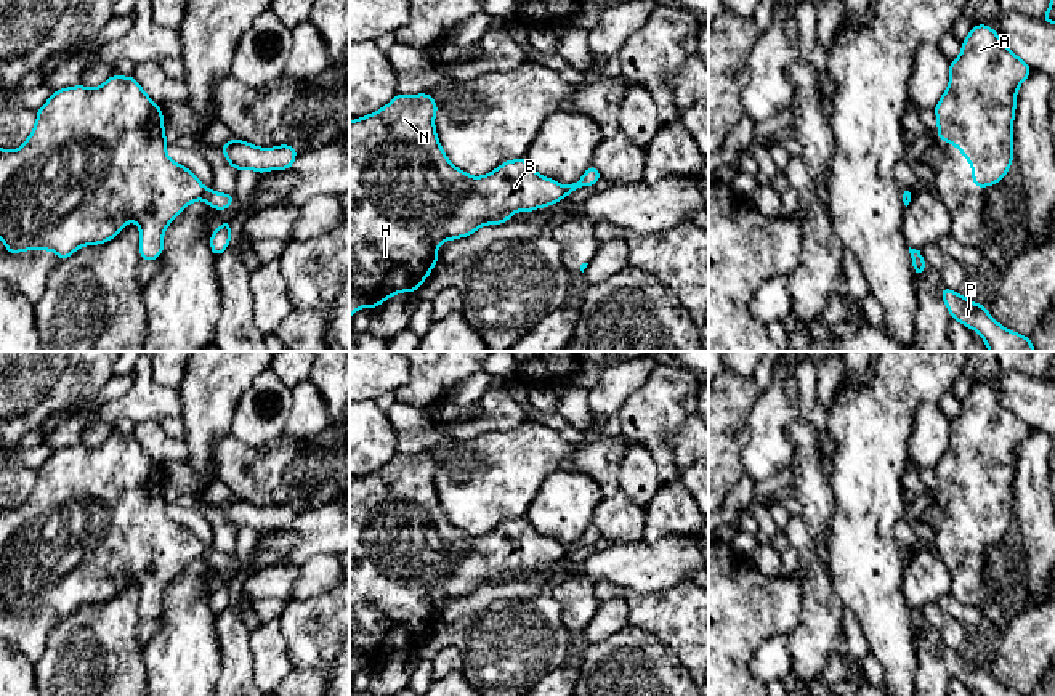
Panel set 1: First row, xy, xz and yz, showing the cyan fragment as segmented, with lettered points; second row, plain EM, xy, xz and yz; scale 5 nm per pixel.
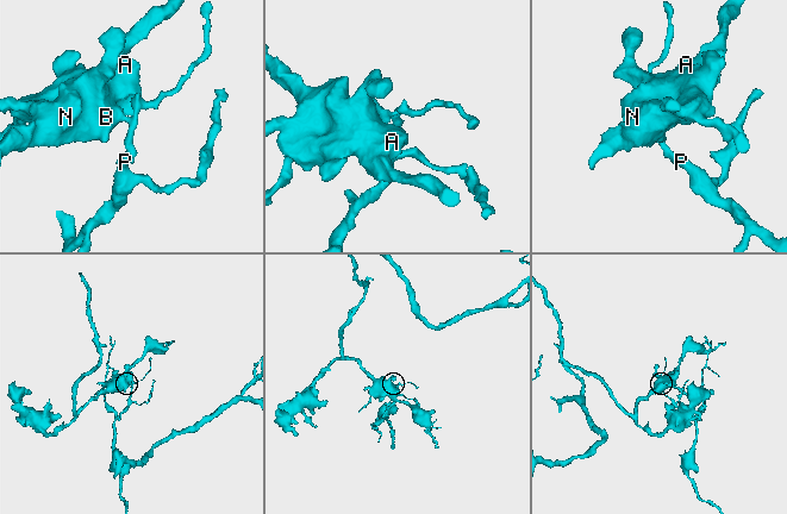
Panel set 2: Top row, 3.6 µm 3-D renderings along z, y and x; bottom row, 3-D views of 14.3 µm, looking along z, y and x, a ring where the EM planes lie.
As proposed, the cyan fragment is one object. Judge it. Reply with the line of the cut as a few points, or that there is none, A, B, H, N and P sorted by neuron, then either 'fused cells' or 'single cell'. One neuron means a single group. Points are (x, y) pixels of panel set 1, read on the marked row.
xy (207, 190), (202, 198) | A B H N / P | fused cells

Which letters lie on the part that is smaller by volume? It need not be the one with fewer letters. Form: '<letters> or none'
P

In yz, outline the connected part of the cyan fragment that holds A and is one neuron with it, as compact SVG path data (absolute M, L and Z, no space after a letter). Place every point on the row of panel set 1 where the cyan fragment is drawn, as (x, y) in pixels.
M986 24L972 27L962 42L960 55L949 63L949 85L933 109L938 122L936 136L957 146L972 164L975 188L1002 181L1012 165L1017 91L1031 71Z

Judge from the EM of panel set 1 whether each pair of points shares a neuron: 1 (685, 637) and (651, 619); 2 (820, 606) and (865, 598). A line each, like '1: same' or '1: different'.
1: same
2: different

